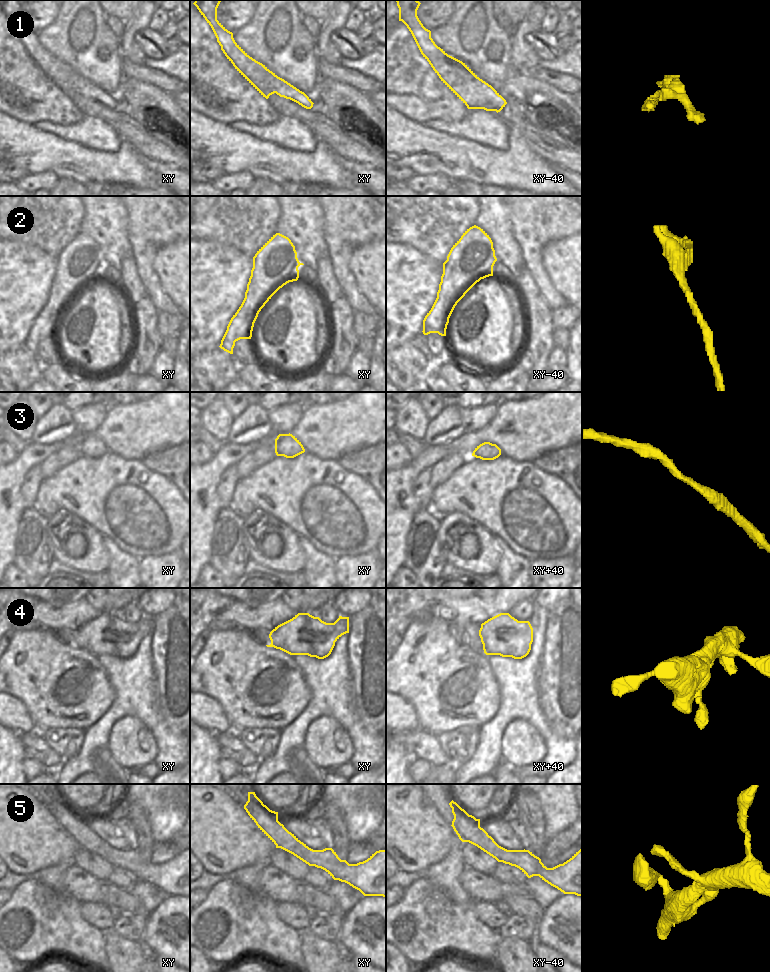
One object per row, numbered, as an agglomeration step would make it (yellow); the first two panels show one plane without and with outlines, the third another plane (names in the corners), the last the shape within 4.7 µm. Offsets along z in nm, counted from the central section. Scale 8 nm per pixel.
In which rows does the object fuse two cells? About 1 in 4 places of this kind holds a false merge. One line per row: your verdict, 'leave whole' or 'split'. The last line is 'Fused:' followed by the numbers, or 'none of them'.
1: leave whole
2: split
3: leave whole
4: leave whole
5: leave whole
Fused: 2

